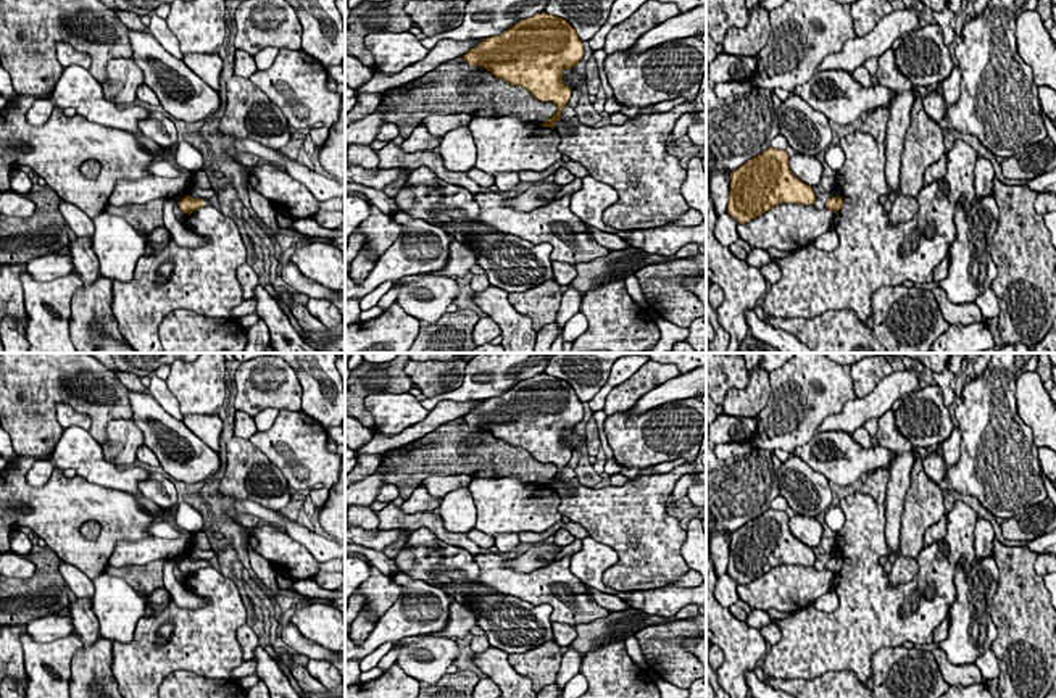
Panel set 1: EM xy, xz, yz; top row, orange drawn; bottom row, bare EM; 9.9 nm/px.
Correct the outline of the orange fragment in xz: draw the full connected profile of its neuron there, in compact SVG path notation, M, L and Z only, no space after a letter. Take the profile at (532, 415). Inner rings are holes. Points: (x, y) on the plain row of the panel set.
M542 372L500 397L482 400L463 421L524 448L540 463L553 463L556 474L540 487L555 490L572 453L563 445L563 432L576 429L582 418L584 405L576 390L566 380Z

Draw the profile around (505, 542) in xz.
M497 534L493 535L495 538L495 546L501 553L513 553L516 548L521 545L519 535L518 534Z

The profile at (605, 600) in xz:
M587 587L585 592L592 596L592 600L595 600L601 608L606 608L609 613L624 611L630 608L624 600L616 595L603 593L592 587Z

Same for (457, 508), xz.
M468 487L447 493L437 509L450 532L468 534L476 527L477 508Z

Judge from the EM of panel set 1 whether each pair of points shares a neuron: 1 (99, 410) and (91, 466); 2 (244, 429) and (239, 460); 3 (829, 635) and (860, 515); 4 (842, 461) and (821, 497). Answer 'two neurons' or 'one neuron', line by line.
1: two neurons
2: two neurons
3: one neuron
4: two neurons

